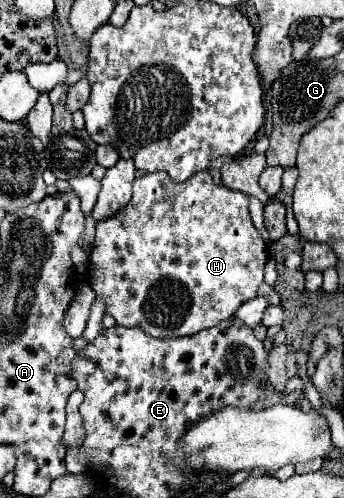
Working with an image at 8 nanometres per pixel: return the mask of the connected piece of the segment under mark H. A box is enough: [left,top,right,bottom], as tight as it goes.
[88,170,268,338]

